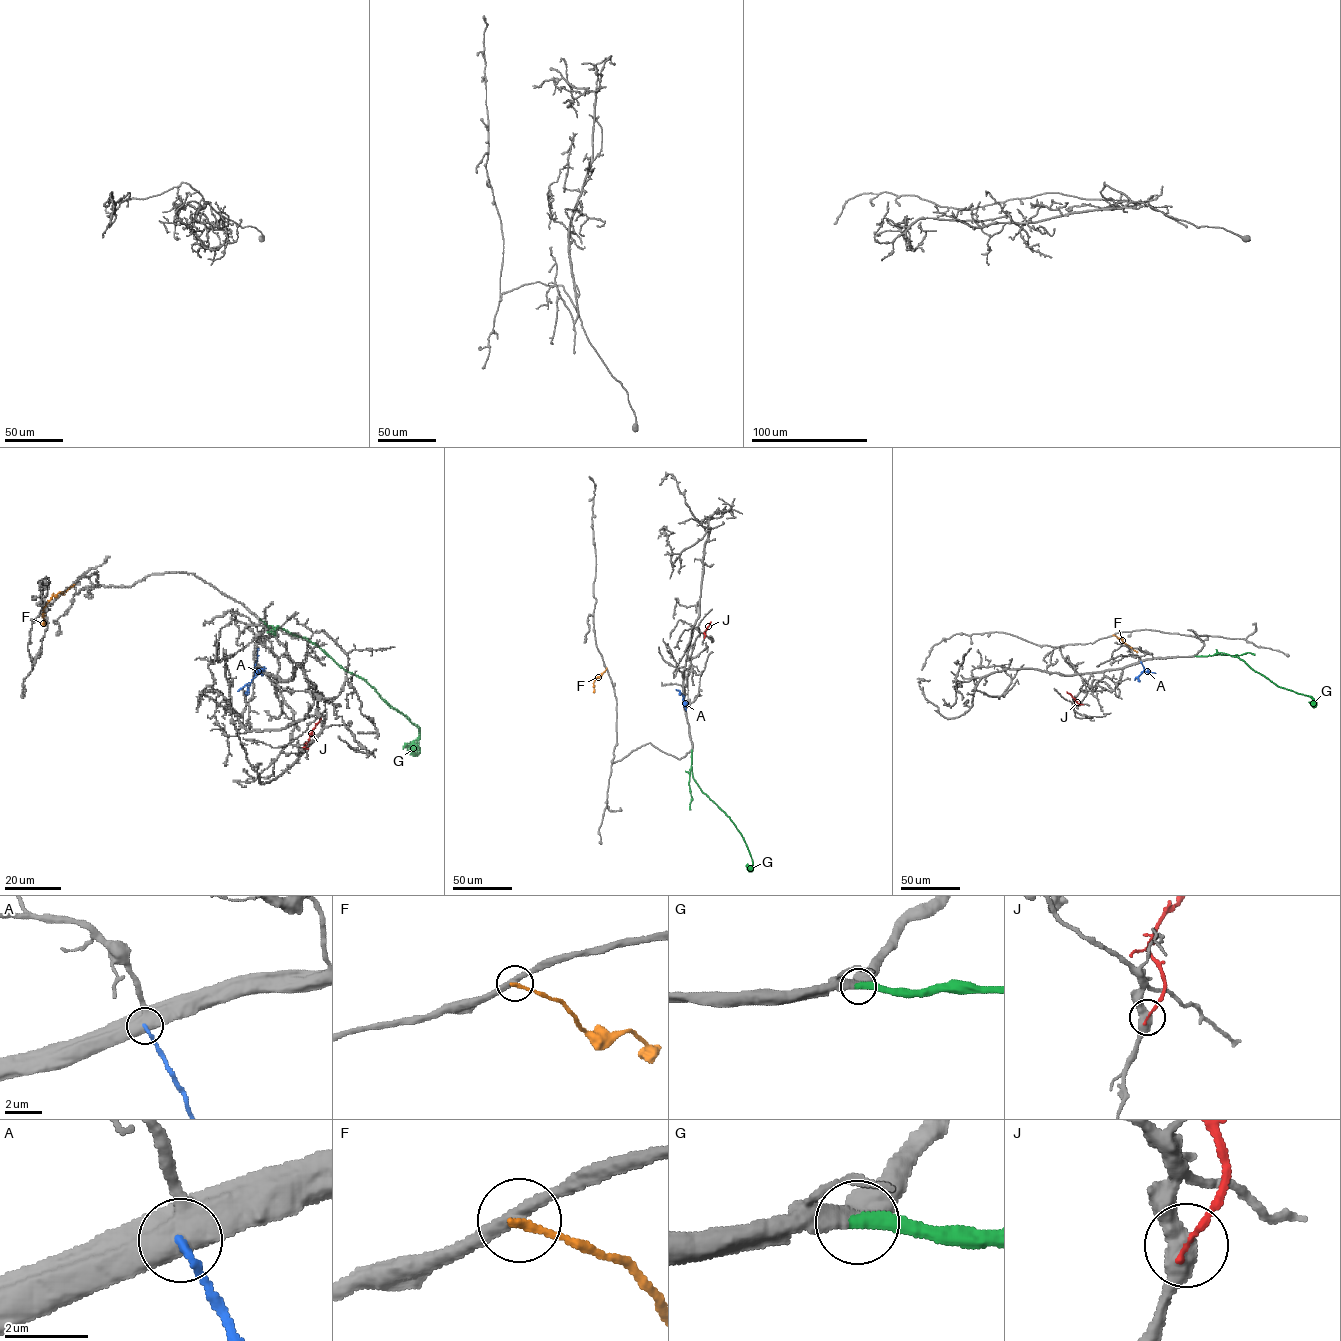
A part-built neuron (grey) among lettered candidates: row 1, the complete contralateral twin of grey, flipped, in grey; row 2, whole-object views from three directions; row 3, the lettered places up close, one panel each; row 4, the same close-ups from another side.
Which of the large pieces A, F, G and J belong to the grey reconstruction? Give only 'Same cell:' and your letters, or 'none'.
Same cell: G

